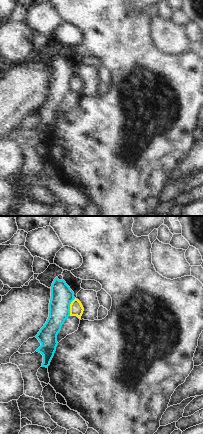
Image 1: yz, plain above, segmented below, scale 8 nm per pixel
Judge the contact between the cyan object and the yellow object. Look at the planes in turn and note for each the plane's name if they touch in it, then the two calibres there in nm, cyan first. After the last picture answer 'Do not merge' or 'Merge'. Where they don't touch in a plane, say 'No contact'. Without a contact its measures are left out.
Touches cyan in yz. Thickness 180 nm (cyan) against 110 nm

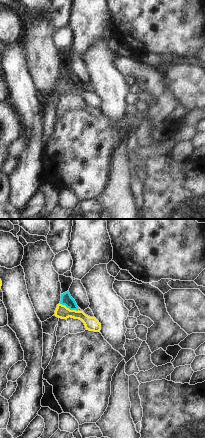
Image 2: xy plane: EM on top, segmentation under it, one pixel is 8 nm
Touches cyan in xy. Thickness 90 nm (cyan) against 110 nm

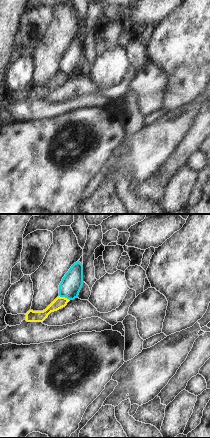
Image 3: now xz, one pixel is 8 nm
Touches cyan in xz. Thickness 170 nm (cyan) against 90 nm

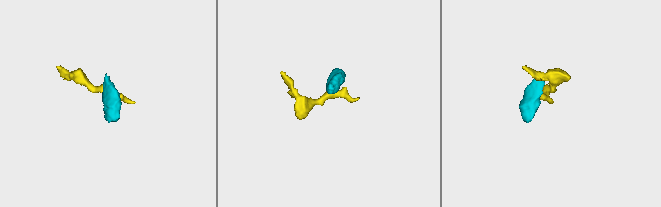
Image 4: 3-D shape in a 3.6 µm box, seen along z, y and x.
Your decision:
Do not merge

